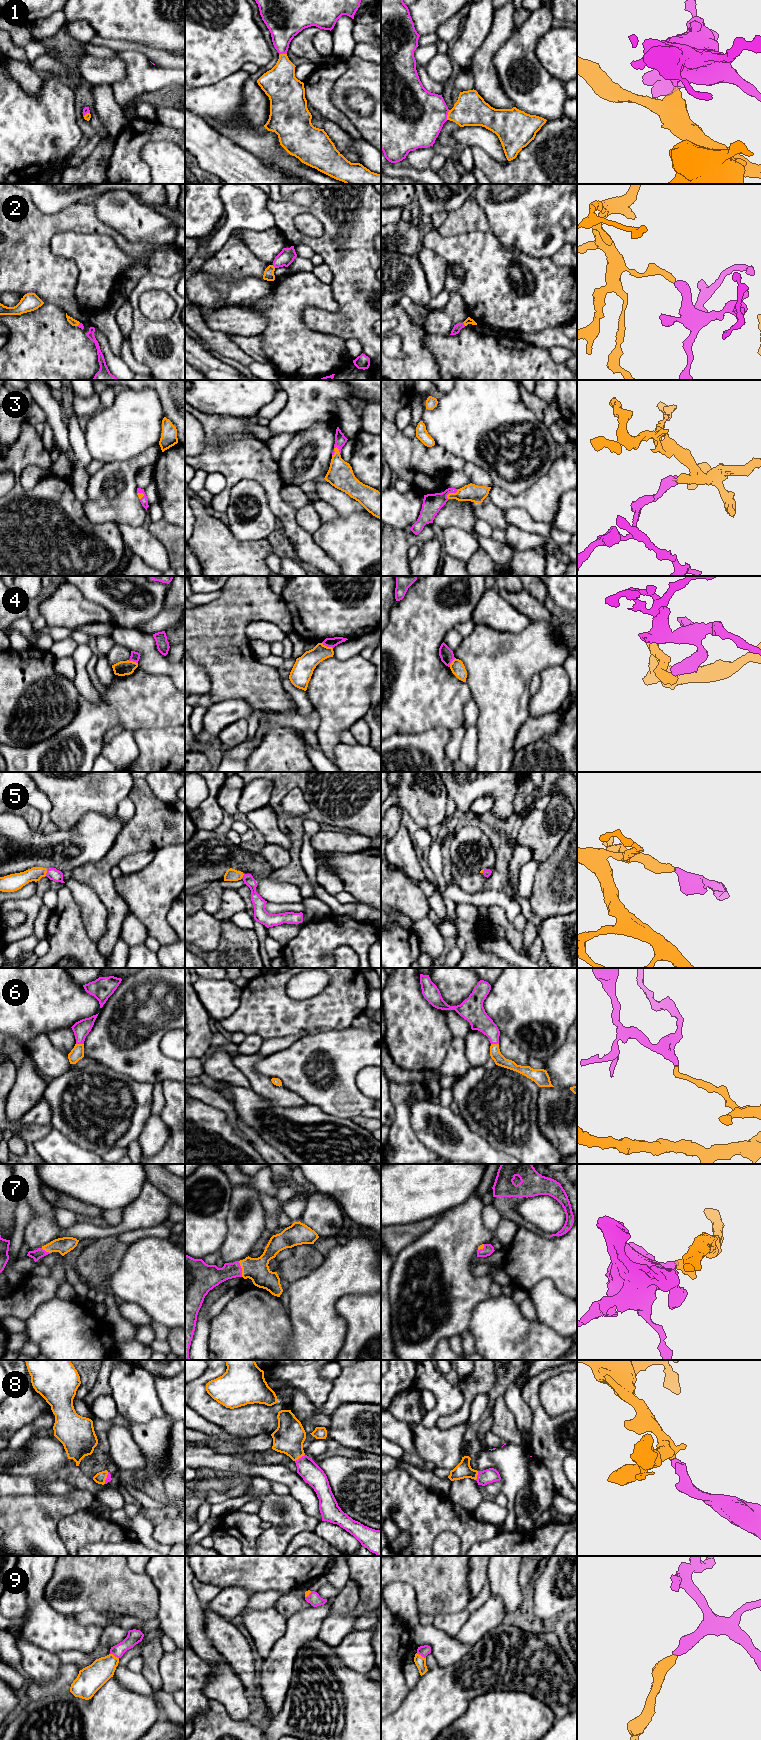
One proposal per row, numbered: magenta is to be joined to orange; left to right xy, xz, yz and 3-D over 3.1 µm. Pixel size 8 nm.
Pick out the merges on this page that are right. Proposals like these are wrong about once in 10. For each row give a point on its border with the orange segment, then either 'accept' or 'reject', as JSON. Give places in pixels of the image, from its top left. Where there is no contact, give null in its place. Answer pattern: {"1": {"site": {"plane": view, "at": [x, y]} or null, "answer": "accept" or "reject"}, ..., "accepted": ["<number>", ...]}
{"1": {"site": {"plane": "yz", "at": [447, 115]}, "answer": "accept"}, "2": {"site": {"plane": "yz", "at": [464, 324]}, "answer": "accept"}, "3": {"site": {"plane": "yz", "at": [451, 493]}, "answer": "accept"}, "4": {"site": {"plane": "xz", "at": [326, 646]}, "answer": "reject"}, "5": {"site": {"plane": "xy", "at": [46, 872]}, "answer": "accept"}, "6": {"site": {"plane": "xy", "at": [80, 1044]}, "answer": "accept"}, "7": {"site": {"plane": "xz", "at": [242, 1269]}, "answer": "accept"}, "8": {"site": {"plane": "xz", "at": [299, 1457]}, "answer": "accept"}, "9": {"site": {"plane": "yz", "at": [420, 1655]}, "answer": "accept"}, "accepted": ["1", "2", "3", "5", "6", "7", "8", "9"]}

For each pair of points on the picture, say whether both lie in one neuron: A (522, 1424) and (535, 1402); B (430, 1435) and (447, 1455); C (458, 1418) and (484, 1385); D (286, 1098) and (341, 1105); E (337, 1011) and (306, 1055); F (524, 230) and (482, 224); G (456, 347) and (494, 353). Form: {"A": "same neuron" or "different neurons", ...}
{"A": "different neurons", "B": "same neuron", "C": "same neuron", "D": "different neurons", "E": "different neurons", "F": "different neurons", "G": "same neuron"}

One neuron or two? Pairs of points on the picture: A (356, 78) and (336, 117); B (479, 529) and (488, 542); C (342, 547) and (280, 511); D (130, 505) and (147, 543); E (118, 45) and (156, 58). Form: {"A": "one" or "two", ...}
{"A": "two", "B": "two", "C": "two", "D": "two", "E": "one"}

